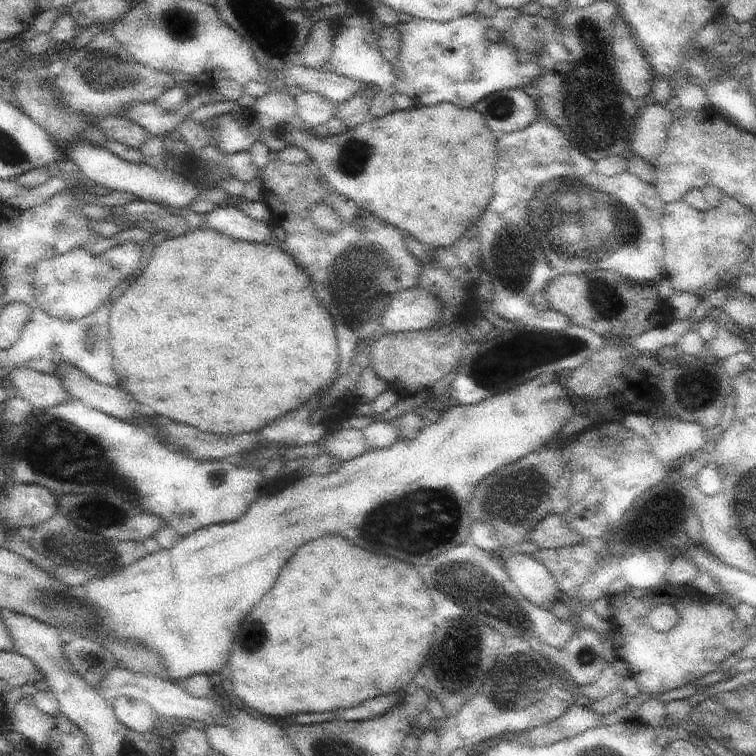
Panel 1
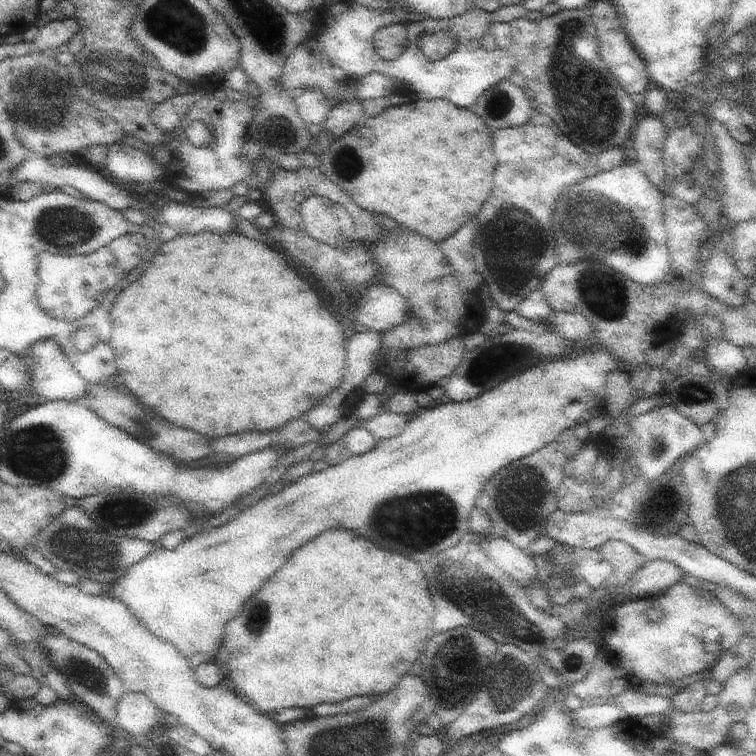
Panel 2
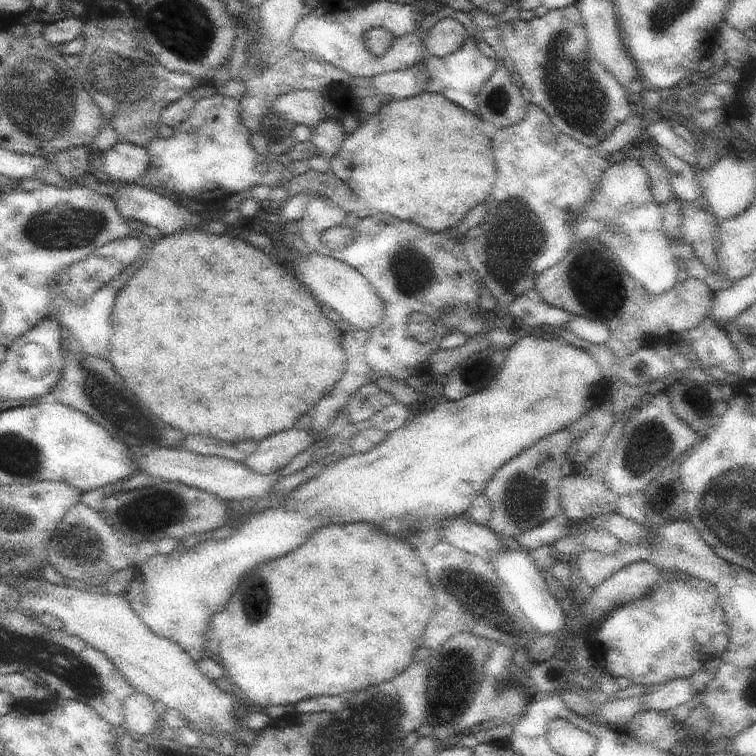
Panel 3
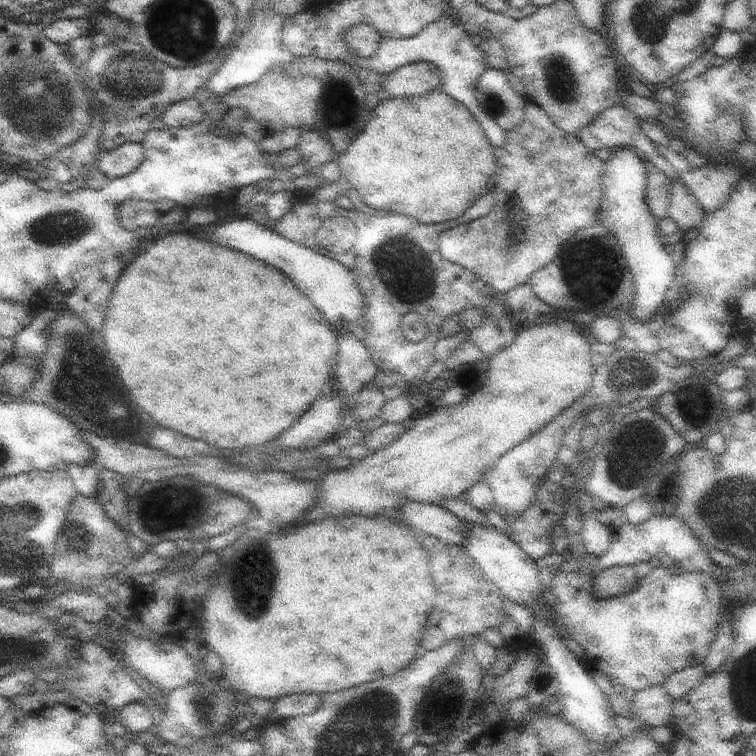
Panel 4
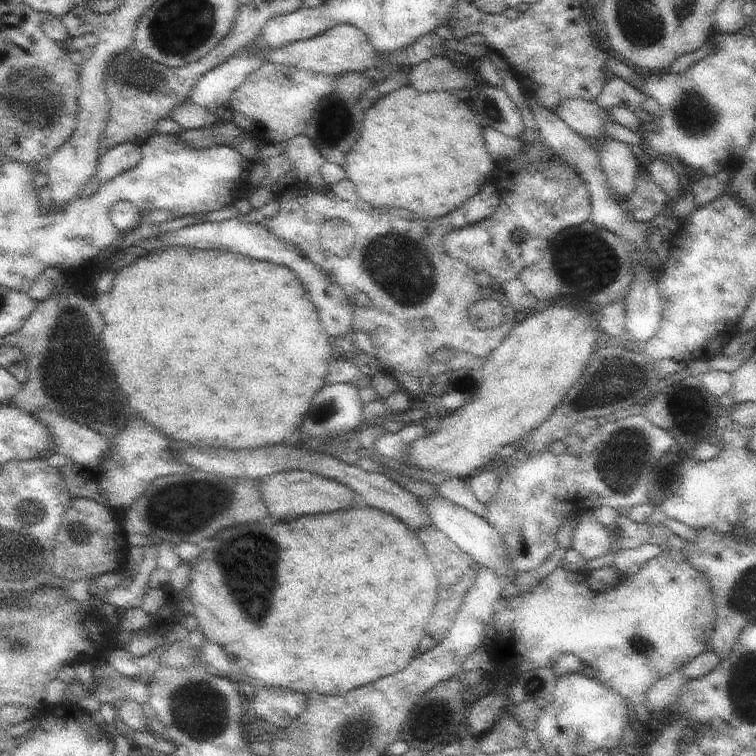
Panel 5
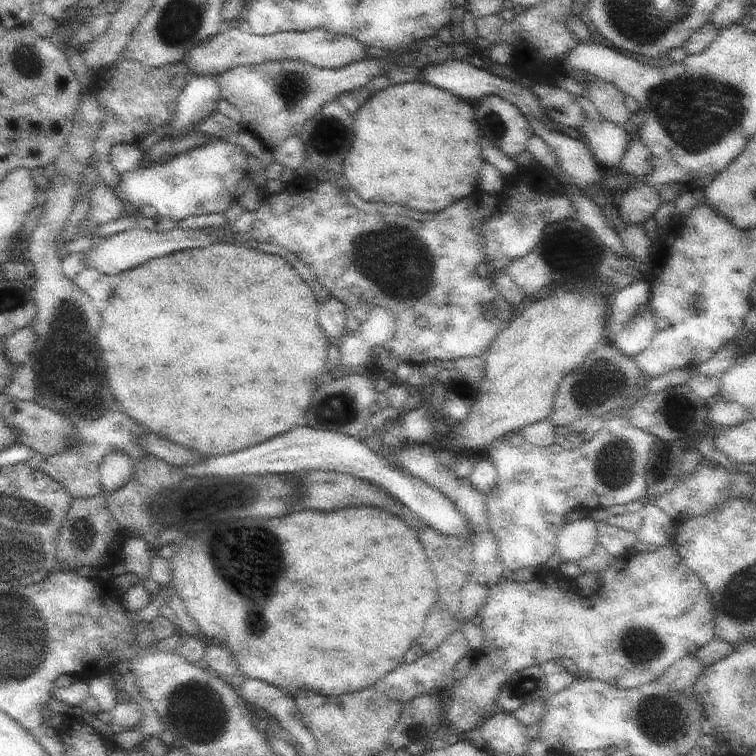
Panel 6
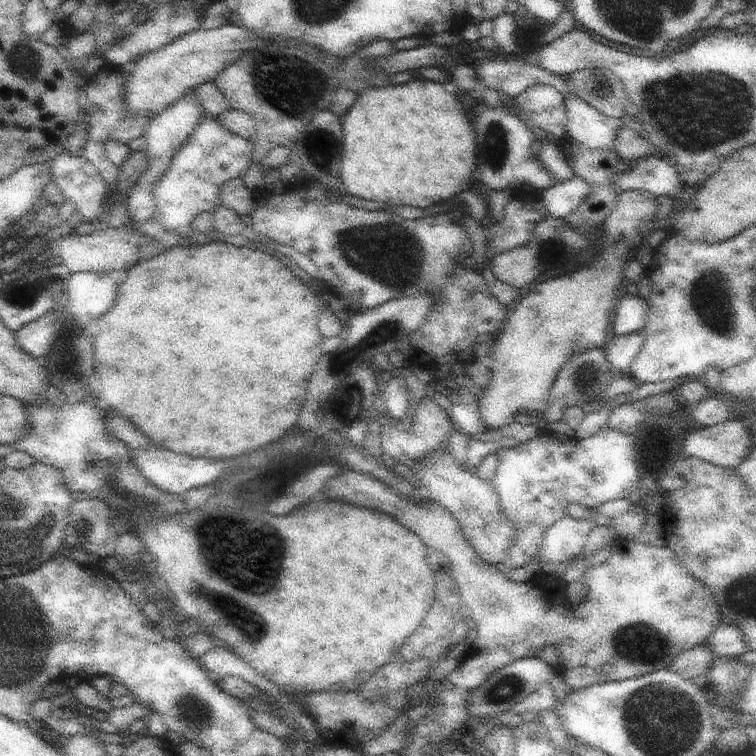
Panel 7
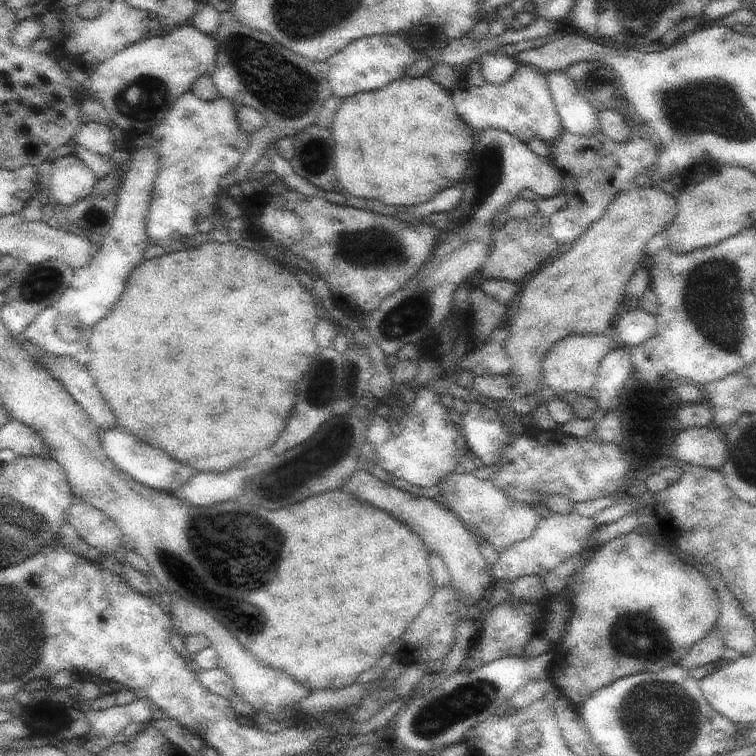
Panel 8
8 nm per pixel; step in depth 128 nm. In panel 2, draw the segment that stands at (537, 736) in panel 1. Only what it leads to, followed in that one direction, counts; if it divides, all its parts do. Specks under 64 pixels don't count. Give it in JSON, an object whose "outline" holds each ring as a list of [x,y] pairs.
{"outline":[[[612,701],[601,705],[583,704],[578,710],[571,713],[573,723],[587,729],[607,727],[630,718],[619,705]]]}

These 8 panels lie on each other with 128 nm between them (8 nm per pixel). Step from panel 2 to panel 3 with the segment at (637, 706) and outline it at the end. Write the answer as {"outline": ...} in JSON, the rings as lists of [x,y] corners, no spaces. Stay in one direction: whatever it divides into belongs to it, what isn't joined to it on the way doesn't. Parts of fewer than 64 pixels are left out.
{"outline":[[[674,679],[662,685],[659,690],[644,694],[643,702],[647,711],[676,710],[694,696],[689,679]]]}

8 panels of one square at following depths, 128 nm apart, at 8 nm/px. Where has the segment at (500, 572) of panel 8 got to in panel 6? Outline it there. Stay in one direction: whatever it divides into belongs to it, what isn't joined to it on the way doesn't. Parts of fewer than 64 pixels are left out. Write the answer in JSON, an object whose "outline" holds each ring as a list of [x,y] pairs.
{"outline":[[[592,517],[566,522],[557,538],[557,551],[564,561],[582,560],[599,549],[598,521]]]}

